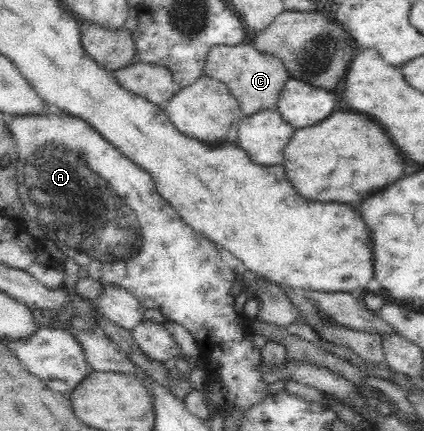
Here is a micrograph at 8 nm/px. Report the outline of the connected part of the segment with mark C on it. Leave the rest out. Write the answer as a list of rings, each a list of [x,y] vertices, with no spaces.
[[[244,43],[211,47],[204,62],[203,75],[225,83],[245,116],[276,107],[284,84],[290,78],[281,59],[260,53],[253,44]]]

